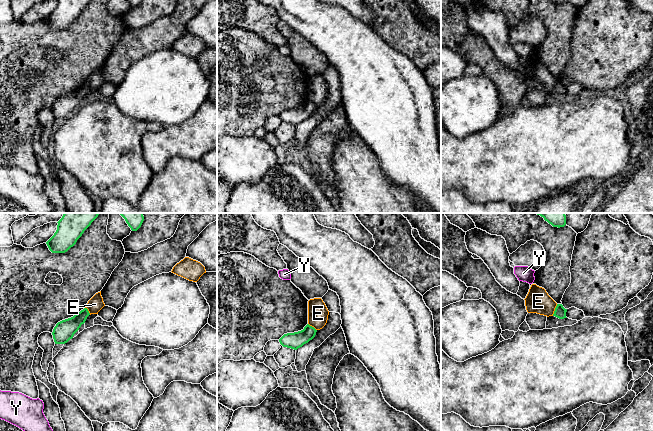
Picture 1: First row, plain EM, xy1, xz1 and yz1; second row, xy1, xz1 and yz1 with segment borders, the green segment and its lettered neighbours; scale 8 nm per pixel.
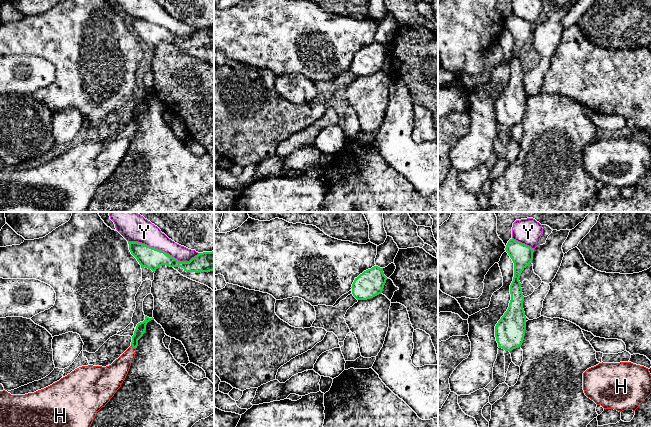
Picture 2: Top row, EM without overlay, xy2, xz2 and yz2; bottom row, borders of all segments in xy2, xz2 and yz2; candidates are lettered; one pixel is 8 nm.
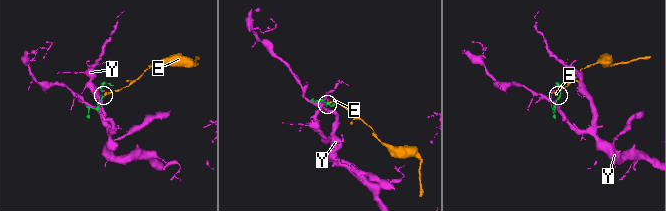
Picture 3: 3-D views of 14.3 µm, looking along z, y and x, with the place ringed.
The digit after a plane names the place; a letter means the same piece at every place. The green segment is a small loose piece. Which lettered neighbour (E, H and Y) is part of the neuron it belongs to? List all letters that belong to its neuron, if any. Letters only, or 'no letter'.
H

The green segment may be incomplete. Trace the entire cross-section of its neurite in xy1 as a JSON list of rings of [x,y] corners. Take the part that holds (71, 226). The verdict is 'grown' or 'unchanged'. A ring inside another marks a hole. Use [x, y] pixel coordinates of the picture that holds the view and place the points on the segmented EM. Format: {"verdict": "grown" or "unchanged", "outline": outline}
{"verdict": "unchanged", "outline": [[[64,213],[57,230],[46,242],[52,253],[65,253],[73,247],[100,213]]]}

